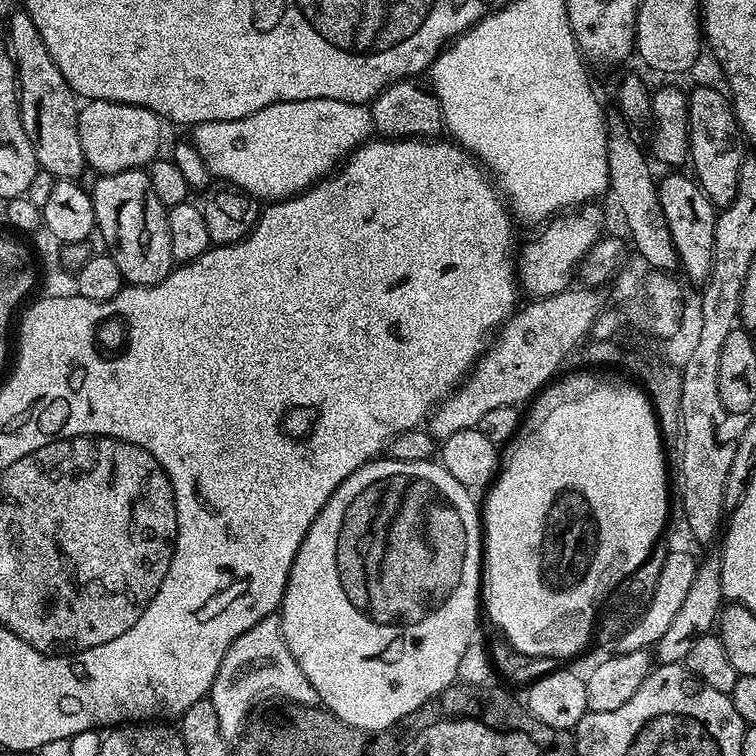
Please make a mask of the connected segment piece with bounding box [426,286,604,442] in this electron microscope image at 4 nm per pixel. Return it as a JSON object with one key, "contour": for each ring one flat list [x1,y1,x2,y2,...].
{"contour":[[569,287,568,291,562,292,558,296,541,296,533,299,528,302,532,304,526,305,525,308,523,305,500,325,494,339,485,348,483,356,477,360,471,372,464,377,459,388,449,394,446,399,441,400,432,415,428,417,426,421,427,431,431,432,437,441,443,442,446,438,450,438,450,434,458,434,458,430,479,426,482,417,489,410,495,410,497,406,527,405,536,393,561,371,561,369,559,370,560,363,572,351,573,355,581,347,582,341,589,335,587,332,591,330,596,315,600,312,600,307,604,304,603,298,596,293,599,291,595,287,576,287]]}

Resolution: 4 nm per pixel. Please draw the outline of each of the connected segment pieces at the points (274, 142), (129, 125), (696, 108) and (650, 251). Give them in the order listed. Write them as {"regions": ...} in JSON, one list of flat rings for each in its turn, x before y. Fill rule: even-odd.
{"regions":[[[314,98,278,102,237,120,195,125,190,142,217,181,238,186,260,202,287,200,336,171,373,135,368,104]],[[87,101,80,110,78,134,82,138,82,154,86,154,88,168,106,176,131,168,144,168,161,155,160,127,160,117,137,104]],[[700,84,688,92,691,171,706,198,717,206,726,205,734,198,738,186,738,166,746,154,746,144,742,139,740,123,732,111,732,101,721,89,720,92,708,84]],[[616,128,607,133,606,151,608,154,608,183,610,196,616,199,624,224,632,235,632,244,640,251,640,256,651,269,669,274,677,271,680,259,674,250,674,238,670,238,670,226,666,226,666,214,662,214,662,202,658,198,657,181,652,180,649,157,623,132]]]}

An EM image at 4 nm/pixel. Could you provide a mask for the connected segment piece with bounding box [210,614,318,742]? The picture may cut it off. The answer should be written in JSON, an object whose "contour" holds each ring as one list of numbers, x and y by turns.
{"contour":[[279,615,262,618,258,626,252,626,246,634,234,638,226,650,226,658,222,658,222,666,218,666,210,699,218,714,221,734,228,742,236,742,243,737,250,724,248,715,251,714,252,707,263,700,311,705,317,703,318,697,310,686,310,678,306,678,302,666,298,666,294,654,290,654,290,646,286,646]]}

